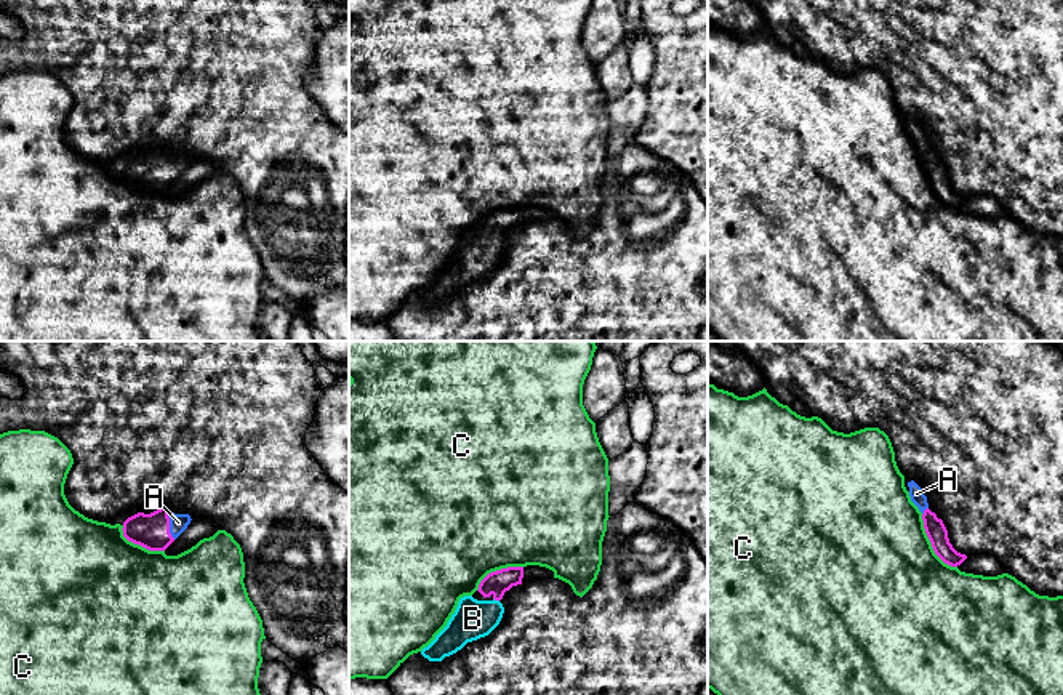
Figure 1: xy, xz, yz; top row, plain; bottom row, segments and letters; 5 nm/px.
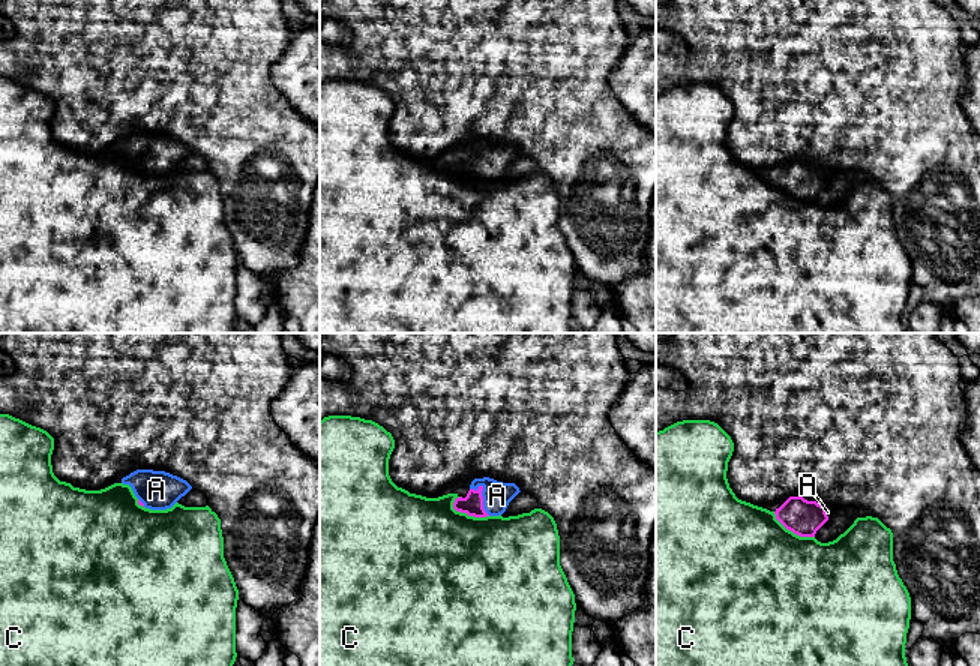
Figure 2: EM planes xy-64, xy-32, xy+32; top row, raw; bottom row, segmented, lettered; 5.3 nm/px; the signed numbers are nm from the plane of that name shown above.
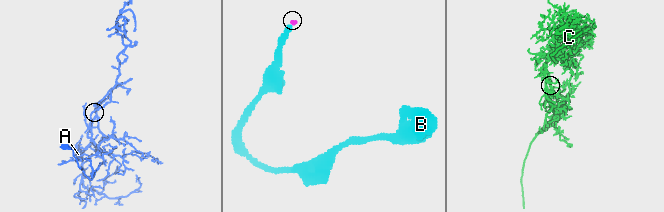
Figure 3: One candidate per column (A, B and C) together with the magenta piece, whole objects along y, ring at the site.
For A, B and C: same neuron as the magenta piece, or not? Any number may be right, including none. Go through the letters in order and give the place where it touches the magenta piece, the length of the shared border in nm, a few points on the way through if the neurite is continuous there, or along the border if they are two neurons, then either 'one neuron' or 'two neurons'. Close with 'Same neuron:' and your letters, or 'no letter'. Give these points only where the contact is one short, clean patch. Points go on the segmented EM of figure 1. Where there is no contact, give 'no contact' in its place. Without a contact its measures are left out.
A: meets magenta in xy at (168, 526); contact 150 nm long; runs through xy (151, 530), (168, 526), (178, 522); one neuron
B: meets magenta in xz at (497, 599); contact 40 nm long; runs through xz (497, 583), (497, 599), (477, 618), (473, 618); one neuron
C: meets magenta in yz at (932, 545); contact 320 nm long; border along yz (921, 514), (932, 550), (945, 562), (956, 567); two neurons
Same neuron: A, B

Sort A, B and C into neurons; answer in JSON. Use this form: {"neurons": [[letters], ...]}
{"neurons": [["A", "B"], ["C"]]}

